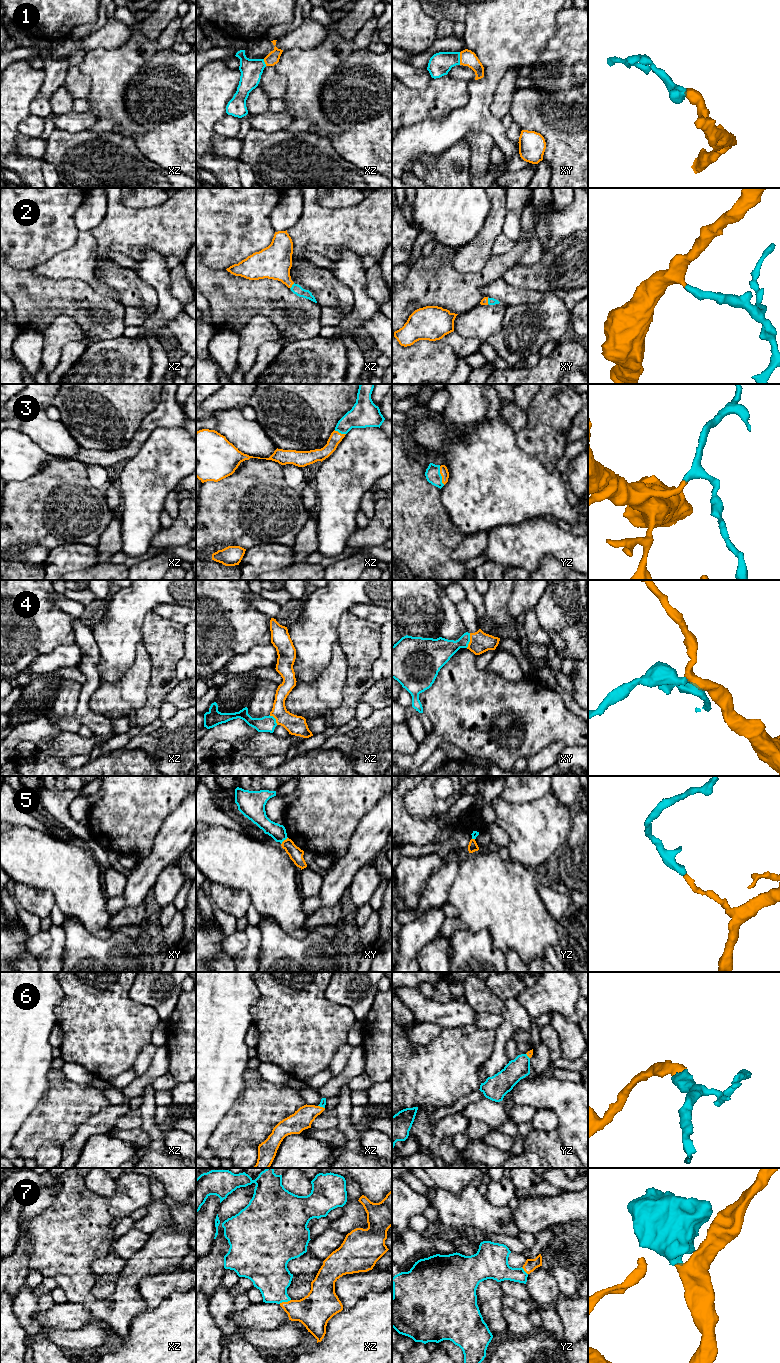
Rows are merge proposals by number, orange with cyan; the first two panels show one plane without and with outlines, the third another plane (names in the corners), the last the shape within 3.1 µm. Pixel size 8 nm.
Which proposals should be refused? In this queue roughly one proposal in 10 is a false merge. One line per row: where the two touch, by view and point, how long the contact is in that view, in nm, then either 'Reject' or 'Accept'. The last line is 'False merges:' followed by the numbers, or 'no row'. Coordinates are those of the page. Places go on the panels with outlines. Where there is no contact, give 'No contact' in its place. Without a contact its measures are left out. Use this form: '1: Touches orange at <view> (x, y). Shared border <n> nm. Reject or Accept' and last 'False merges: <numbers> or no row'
1: Touches orange at xy (460, 58). Shared border 100 nm. Accept
2: Touches orange at xz (291, 286). Shared border 60 nm. Accept
3: Touches orange at yz (441, 475). Shared border 160 nm. Accept
4: Touches orange at xy (470, 640). Shared border 120 nm. Accept
5: Touches orange at xy (283, 841). Shared border 80 nm. Reject
6: Touches orange at xz (321, 1107). Shared border 60 nm. Accept
7: Touches orange at xz (284, 1302). Shared border 100 nm. Accept
False merges: 5

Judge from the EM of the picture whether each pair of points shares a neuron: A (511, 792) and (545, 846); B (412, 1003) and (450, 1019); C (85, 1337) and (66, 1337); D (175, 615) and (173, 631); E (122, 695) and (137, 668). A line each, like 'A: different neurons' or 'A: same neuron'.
A: different neurons
B: same neuron
C: same neuron
D: different neurons
E: same neuron

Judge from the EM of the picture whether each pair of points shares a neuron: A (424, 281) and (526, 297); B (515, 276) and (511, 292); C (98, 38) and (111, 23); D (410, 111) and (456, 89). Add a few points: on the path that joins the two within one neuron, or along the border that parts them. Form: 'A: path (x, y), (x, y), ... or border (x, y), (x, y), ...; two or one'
A: border (501, 277), (487, 284), (482, 290), (482, 294); two
B: border (501, 278), (518, 286), (536, 289); two
C: path (102, 34), (109, 27); one
D: path (421, 105), (426, 104), (435, 95), (445, 94); one

